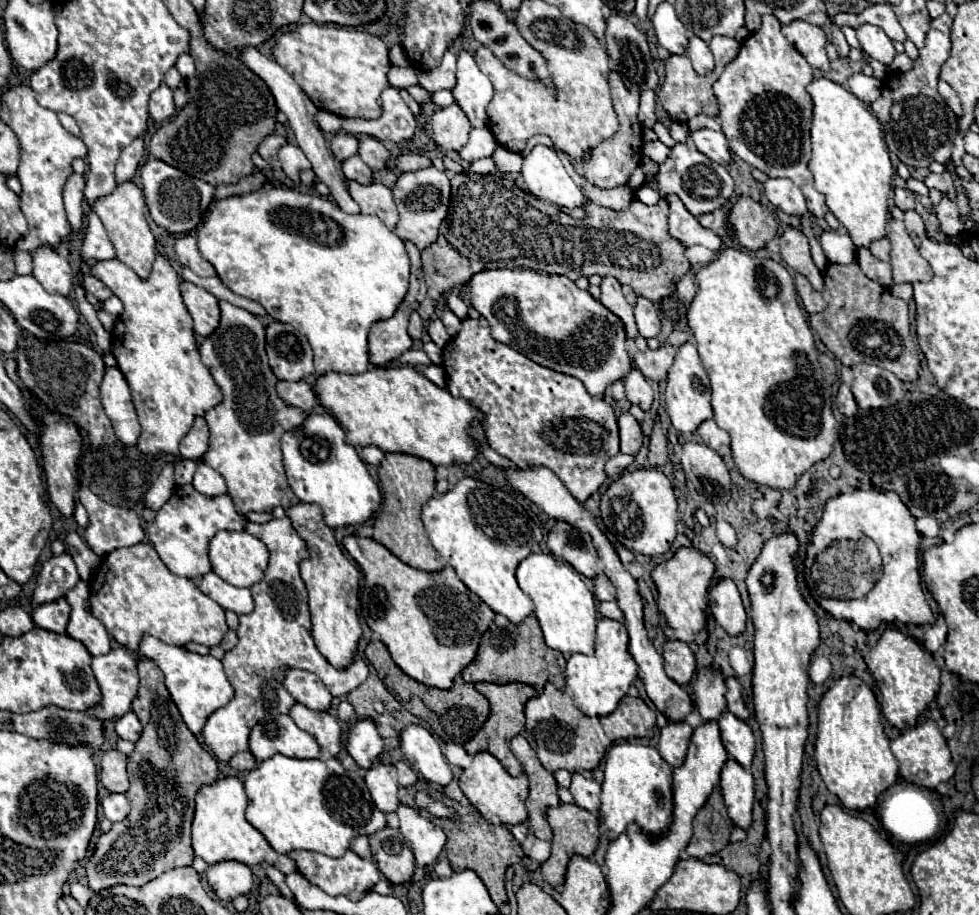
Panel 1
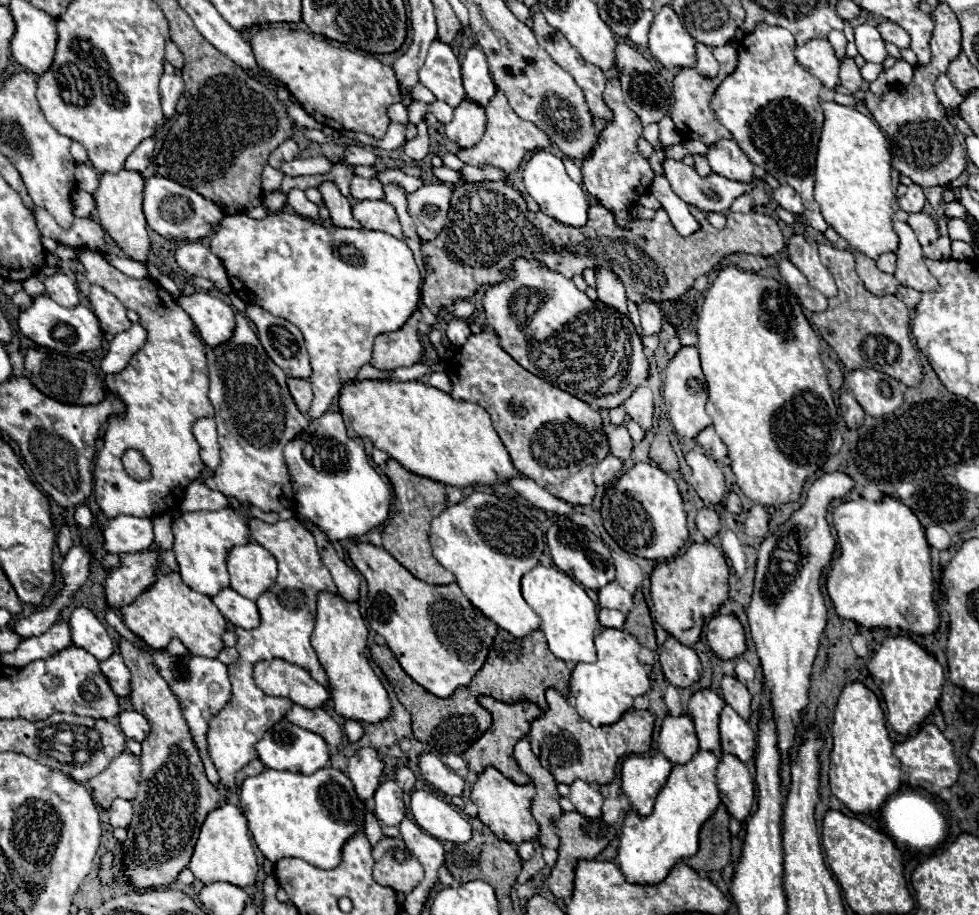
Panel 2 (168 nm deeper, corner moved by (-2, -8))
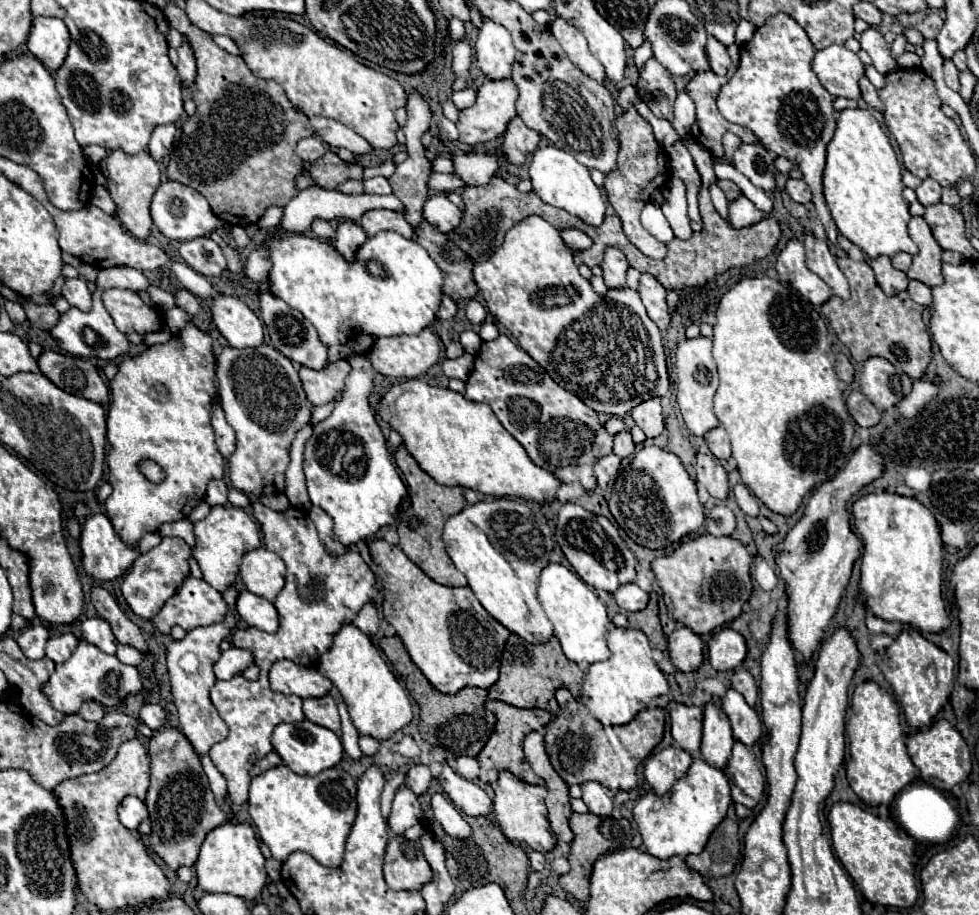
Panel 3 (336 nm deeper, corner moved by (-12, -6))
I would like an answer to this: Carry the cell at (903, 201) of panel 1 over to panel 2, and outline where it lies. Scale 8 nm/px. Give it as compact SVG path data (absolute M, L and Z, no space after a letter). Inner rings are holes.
M910 184L910 186L908 186L908 192L898 200L898 204L900 204L900 208L902 208L904 212L908 212L908 214L920 212L920 210L924 208L924 204L926 204L926 198L924 198L922 188L920 188L918 184Z

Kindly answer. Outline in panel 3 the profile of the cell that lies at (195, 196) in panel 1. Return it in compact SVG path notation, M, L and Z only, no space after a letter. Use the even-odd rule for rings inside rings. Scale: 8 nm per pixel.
M162 182L160 188L156 190L154 198L152 198L152 208L150 208L152 220L158 226L158 230L170 238L170 240L192 240L192 238L200 238L210 234L212 230L218 230L224 226L224 222L210 210L206 198L202 198L202 194L198 194L196 190L182 186L178 182Z

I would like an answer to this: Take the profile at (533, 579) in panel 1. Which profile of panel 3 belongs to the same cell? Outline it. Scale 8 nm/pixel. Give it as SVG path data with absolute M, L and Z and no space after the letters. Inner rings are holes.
M548 564L540 576L538 600L546 616L554 624L554 636L560 640L568 660L586 666L610 658L610 650L606 646L608 624L610 624L606 606L598 600L596 592L576 572L572 572L562 564Z

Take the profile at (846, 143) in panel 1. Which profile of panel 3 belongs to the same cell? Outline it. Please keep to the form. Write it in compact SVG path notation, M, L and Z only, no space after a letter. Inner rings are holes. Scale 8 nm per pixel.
M862 108L842 110L834 138L828 144L824 168L824 198L840 230L870 258L894 256L898 252L916 254L918 246L908 236L908 202L902 198L900 162L892 144L876 118Z

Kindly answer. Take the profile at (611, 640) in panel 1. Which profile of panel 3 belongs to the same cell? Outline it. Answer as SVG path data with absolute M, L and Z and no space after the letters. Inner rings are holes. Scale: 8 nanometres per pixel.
M612 628L608 634L608 648L612 656L588 668L580 702L604 726L620 726L628 724L652 698L668 694L668 682L652 660L652 646L644 632L634 628Z

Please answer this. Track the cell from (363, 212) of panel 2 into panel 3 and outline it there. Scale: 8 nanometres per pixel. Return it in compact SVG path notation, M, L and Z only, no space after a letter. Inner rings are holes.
M370 210L362 216L360 226L368 236L376 236L382 230L392 230L404 238L414 238L414 228L408 224L404 214L398 214L394 210Z

